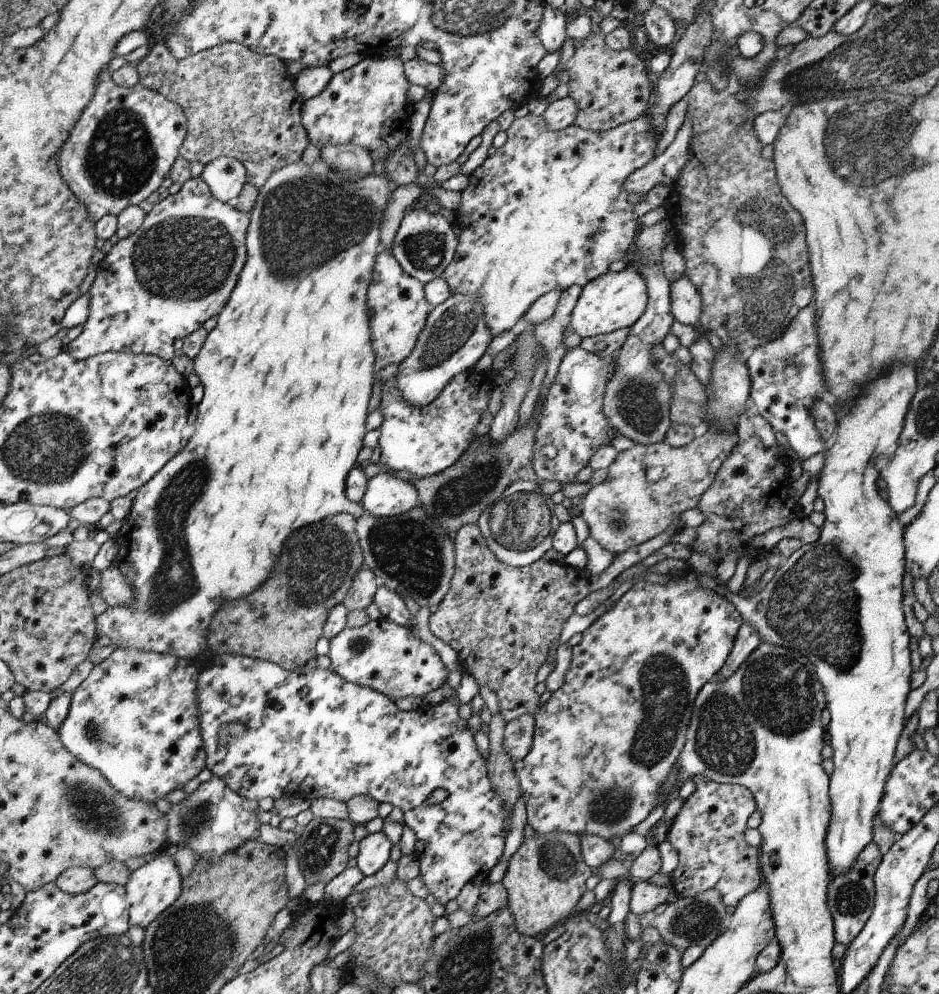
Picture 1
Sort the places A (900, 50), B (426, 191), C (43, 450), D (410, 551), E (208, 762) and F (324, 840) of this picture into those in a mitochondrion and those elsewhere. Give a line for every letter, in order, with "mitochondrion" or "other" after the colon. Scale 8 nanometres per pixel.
A: mitochondrion
B: other
C: mitochondrion
D: mitochondrion
E: other
F: mitochondrion

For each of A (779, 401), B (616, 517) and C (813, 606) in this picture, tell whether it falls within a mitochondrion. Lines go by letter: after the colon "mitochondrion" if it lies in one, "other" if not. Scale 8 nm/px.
A: other
B: mitochondrion
C: mitochondrion

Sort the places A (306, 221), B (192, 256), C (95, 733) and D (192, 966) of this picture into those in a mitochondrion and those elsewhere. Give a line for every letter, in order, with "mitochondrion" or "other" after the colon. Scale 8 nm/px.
A: mitochondrion
B: mitochondrion
C: mitochondrion
D: mitochondrion

